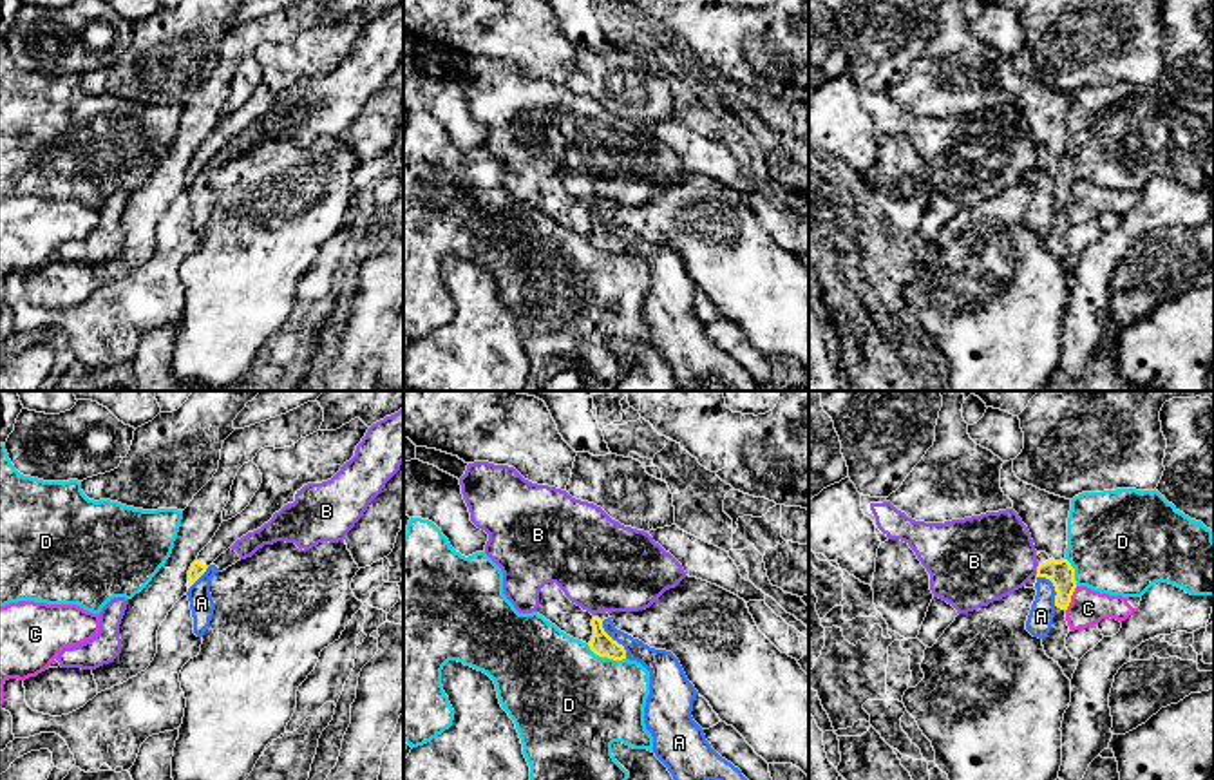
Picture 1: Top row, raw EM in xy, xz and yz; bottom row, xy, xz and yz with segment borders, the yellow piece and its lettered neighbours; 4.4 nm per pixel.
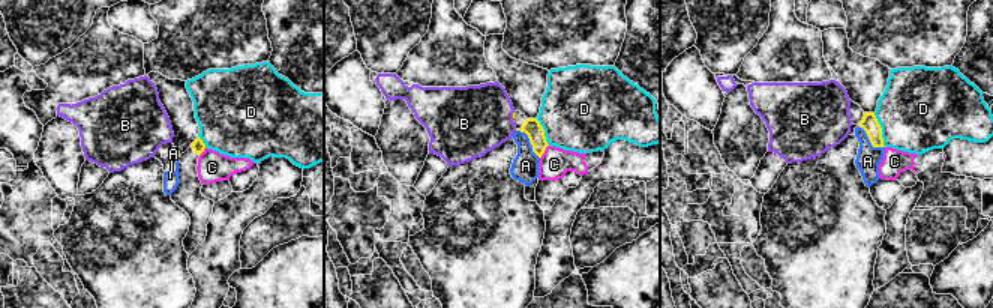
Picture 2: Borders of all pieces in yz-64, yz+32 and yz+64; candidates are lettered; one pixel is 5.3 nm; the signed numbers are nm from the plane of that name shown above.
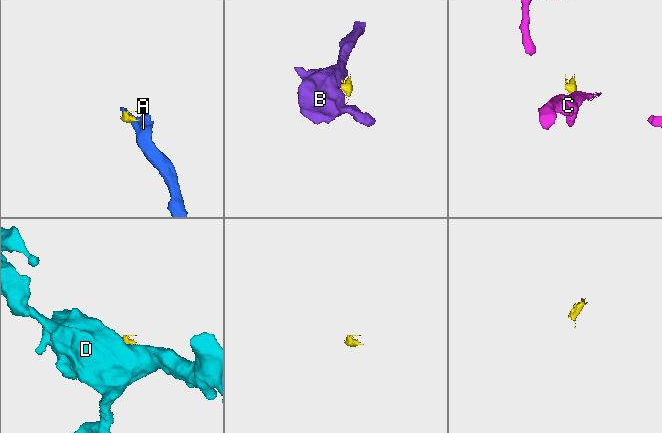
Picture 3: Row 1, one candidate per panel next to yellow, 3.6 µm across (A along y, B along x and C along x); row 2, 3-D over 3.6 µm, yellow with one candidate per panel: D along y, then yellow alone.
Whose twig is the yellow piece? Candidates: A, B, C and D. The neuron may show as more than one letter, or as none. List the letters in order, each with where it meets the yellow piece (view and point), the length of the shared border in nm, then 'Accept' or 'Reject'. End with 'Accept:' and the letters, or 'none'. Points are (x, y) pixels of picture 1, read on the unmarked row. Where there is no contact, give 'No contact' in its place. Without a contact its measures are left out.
A: Touches yellow at xz (616, 236). Shared border 200 nm. Reject
B: Touches yellow at yz (1037, 163). Shared border 60 nm. Reject
C: Touches yellow at yz (1070, 194). Shared border 120 nm. Reject
D: Touches yellow at xz (606, 250). Shared border 190 nm. Reject
Accept: none

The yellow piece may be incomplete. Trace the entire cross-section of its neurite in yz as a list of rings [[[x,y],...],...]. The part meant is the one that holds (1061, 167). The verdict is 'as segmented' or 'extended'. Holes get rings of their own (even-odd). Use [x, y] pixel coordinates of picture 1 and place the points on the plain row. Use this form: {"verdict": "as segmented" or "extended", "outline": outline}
{"verdict": "extended", "outline": [[[1046,147],[1037,150],[1037,172],[1046,172],[1055,181],[1055,212],[1049,228],[1042,233],[1044,246],[1053,253],[1071,275],[1078,261],[1078,255],[1071,252],[1066,243],[1066,232],[1069,221],[1066,215],[1066,205],[1071,197],[1071,190],[1076,183],[1075,163],[1067,154],[1055,156]]]}

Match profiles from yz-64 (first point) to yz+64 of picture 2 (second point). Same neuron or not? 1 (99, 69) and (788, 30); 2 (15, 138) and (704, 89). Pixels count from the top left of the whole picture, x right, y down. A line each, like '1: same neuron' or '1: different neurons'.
1: same neuron
2: same neuron

